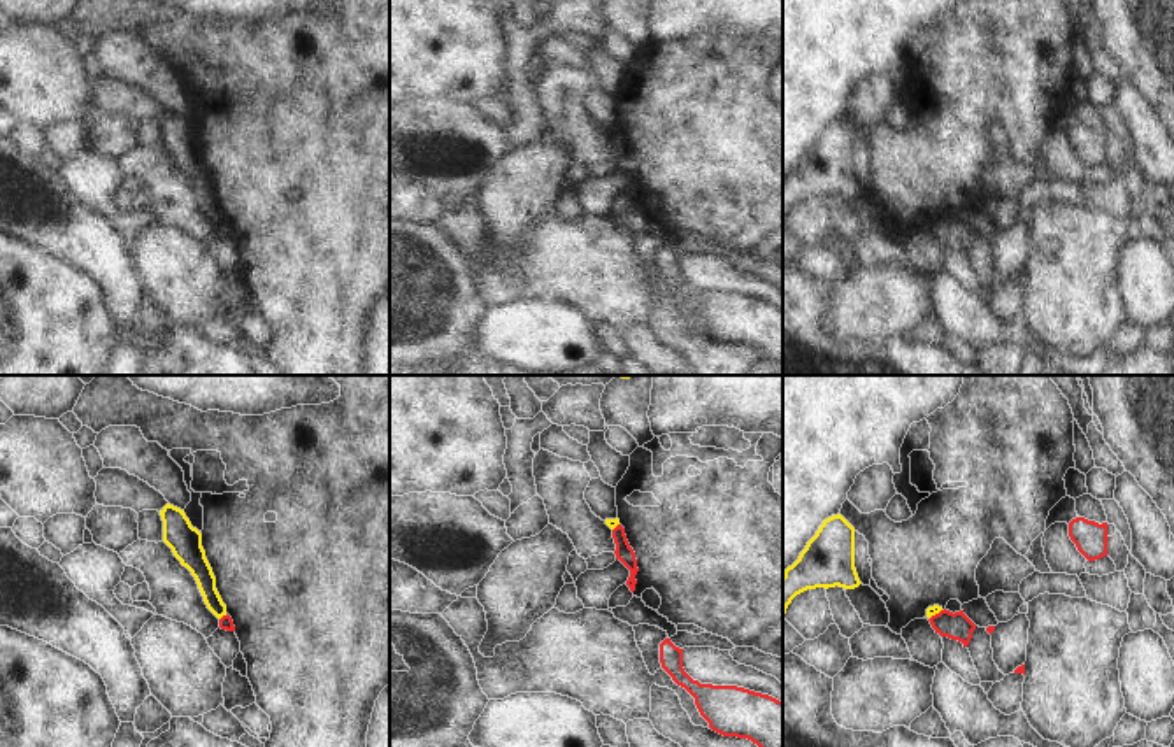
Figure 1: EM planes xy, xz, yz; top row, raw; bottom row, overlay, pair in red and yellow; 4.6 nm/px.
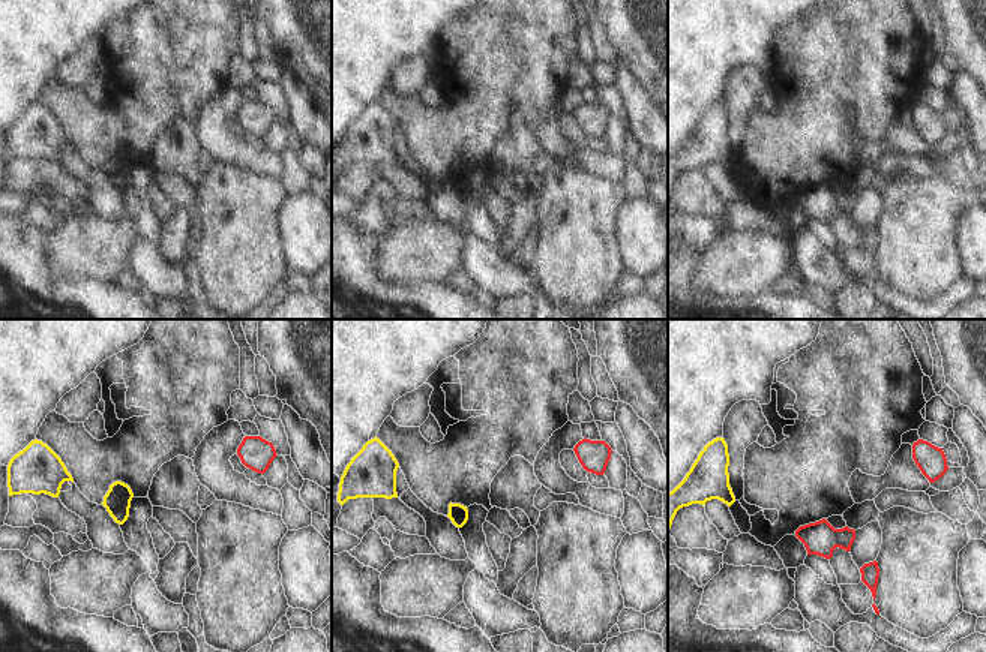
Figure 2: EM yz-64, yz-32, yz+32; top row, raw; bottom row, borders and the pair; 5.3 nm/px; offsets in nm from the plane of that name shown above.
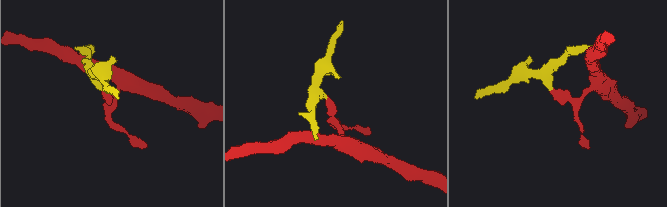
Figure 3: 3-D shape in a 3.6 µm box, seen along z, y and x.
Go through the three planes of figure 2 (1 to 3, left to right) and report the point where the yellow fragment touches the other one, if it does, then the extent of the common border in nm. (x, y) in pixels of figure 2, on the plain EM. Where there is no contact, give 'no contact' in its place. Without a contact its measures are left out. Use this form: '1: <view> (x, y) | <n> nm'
1: no contact
2: no contact
3: no contact

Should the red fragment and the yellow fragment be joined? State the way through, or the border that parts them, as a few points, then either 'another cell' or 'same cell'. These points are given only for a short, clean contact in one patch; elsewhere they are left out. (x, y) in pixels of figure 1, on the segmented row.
border along xy (227, 614), (220, 619); another cell

